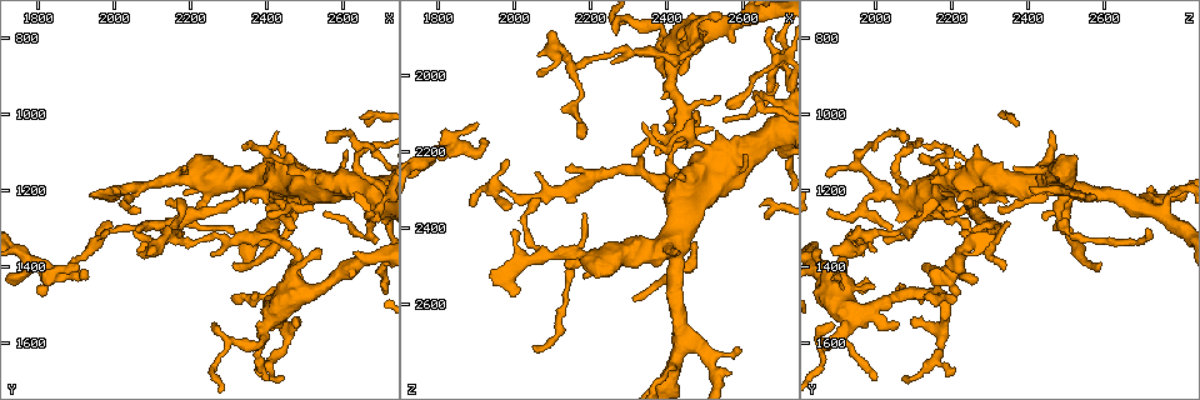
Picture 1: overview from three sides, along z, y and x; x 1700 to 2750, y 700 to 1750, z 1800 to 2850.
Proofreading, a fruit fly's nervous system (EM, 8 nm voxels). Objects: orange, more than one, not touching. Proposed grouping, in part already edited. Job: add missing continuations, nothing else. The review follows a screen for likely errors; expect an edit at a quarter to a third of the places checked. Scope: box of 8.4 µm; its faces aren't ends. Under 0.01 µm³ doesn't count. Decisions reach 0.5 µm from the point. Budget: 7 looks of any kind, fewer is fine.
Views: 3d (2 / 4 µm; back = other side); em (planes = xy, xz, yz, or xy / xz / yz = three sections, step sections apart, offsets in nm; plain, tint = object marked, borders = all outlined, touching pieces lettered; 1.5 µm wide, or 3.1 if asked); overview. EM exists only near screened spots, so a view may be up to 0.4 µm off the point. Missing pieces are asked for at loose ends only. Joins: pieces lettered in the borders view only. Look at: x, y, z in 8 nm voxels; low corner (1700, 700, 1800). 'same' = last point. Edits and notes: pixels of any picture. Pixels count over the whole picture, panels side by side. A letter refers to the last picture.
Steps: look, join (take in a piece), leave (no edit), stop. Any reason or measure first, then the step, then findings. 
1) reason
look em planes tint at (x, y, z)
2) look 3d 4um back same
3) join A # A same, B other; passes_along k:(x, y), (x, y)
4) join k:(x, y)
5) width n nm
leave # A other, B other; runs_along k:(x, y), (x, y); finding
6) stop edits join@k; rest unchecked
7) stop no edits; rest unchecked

tapers out
look em xy step 4 tint at (2665, 1250, 1880)

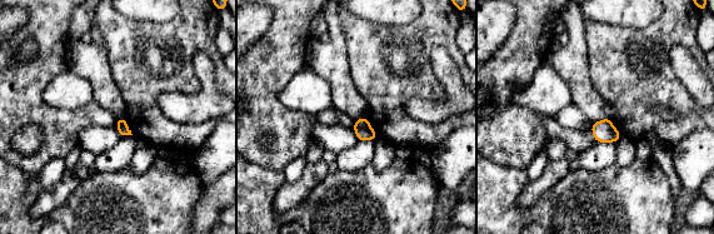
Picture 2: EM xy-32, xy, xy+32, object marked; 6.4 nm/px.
cut it another way
look em planes borders same

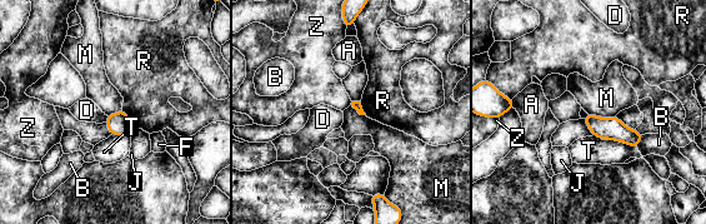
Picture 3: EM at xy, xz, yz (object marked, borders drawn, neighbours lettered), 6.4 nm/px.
leave # A other, B other, D other, F other, J other, M other, R other, T other, Z other; border 3:(587, 113), (615, 117); no lettered piece goes on from it

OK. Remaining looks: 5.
tapers out
look 3d 4um back at (2185, 1135, 2365)

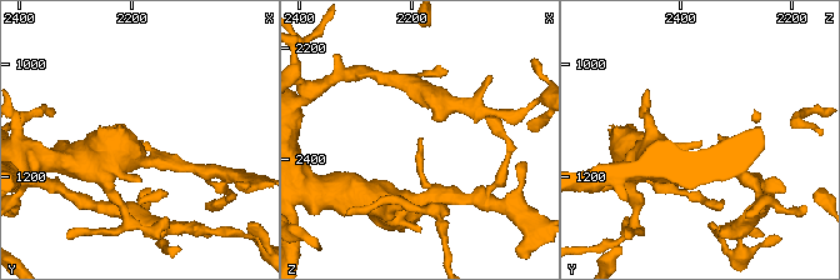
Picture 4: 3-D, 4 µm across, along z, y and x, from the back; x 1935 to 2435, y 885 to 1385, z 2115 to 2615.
now the EM
look em planes plain at (2185, 1145, 2365)

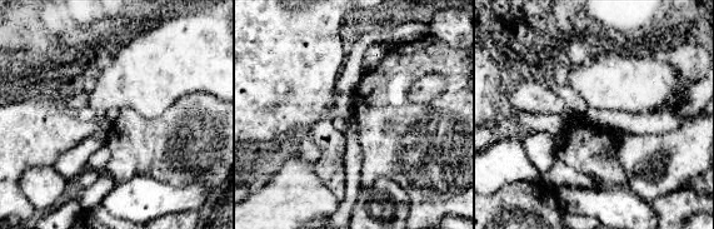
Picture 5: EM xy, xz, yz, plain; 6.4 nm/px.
look em planes borders same

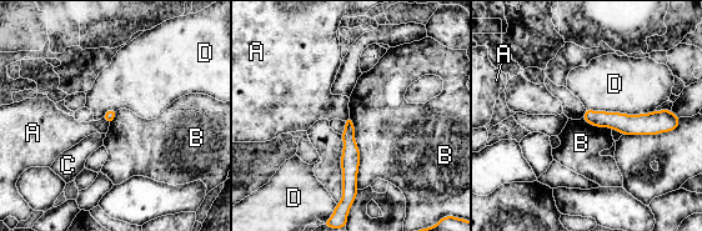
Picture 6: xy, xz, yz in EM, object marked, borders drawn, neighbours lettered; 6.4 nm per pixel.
leave # A other, B other, C other, D other; border 6:(350, 115), (360, 156), (359, 189); none of them fits

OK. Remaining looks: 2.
stop no edits; rest unchecked

